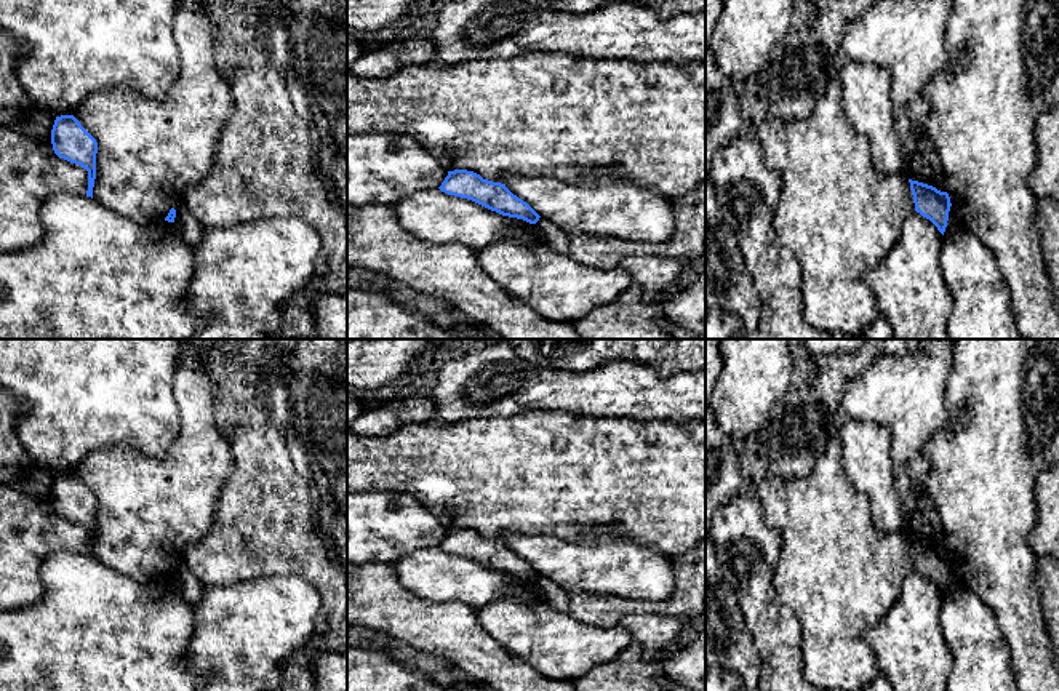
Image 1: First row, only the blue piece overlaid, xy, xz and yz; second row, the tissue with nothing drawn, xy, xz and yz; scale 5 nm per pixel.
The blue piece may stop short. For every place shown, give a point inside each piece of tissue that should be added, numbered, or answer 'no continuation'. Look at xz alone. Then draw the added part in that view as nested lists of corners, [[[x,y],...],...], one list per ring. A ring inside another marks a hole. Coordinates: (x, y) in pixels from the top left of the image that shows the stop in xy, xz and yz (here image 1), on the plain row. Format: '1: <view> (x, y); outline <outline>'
no continuation

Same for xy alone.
no continuation

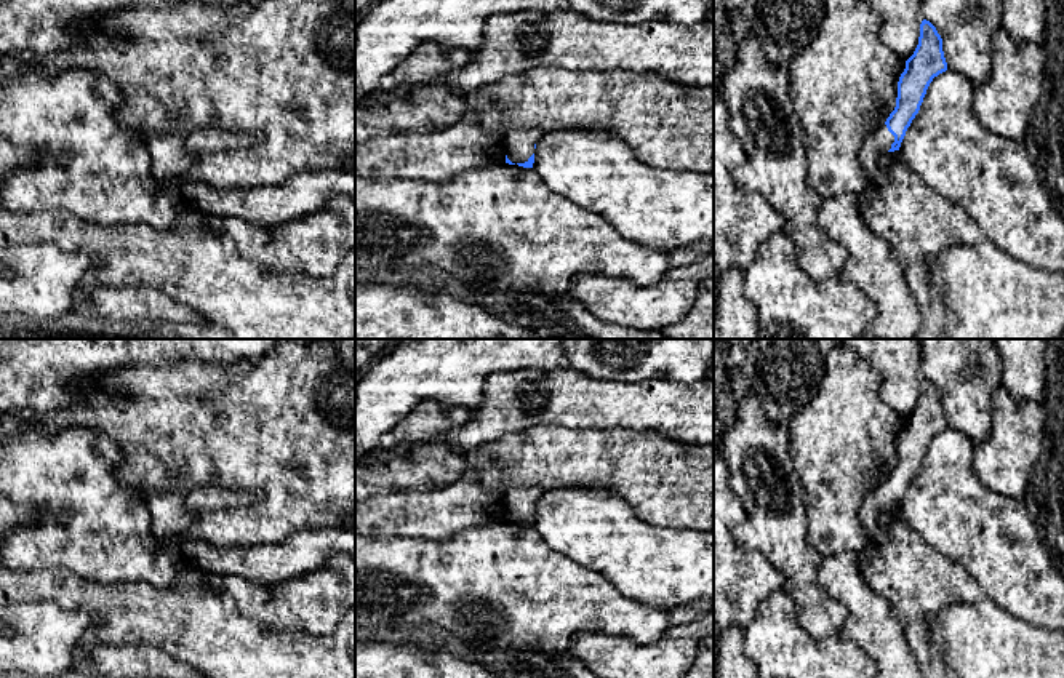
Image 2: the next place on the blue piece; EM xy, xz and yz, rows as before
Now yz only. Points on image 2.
1: yz (879, 501); outline [[[880,483],[867,499],[862,501],[859,508],[861,524],[869,536],[870,545],[882,544],[885,536],[878,524],[878,515],[886,512],[894,501],[894,494],[888,489],[886,483]]]

